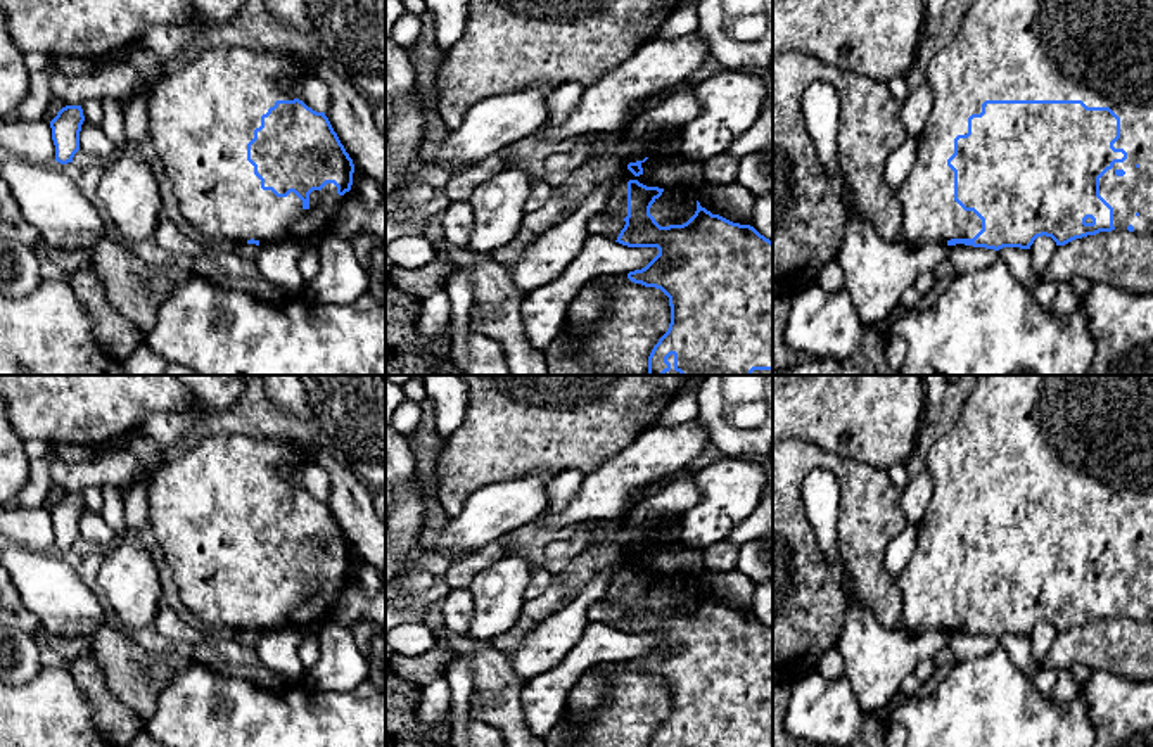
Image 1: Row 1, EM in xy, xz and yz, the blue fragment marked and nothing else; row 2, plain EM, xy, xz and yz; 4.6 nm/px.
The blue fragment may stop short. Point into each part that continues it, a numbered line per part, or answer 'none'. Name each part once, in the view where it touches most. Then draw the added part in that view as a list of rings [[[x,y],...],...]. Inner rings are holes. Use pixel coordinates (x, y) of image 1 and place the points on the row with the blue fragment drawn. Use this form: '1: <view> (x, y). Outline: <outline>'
1: yz (1100, 52). Outline: [[[973,0],[961,19],[956,36],[928,62],[927,83],[932,90],[932,109],[918,137],[914,166],[895,188],[902,211],[902,240],[906,244],[914,247],[927,242],[947,244],[951,239],[973,239],[982,230],[982,220],[954,201],[954,171],[947,166],[947,159],[954,154],[954,138],[968,133],[968,118],[980,114],[985,100],[1082,100],[1087,107],[1110,107],[1120,118],[1120,138],[1113,147],[1124,149],[1127,159],[1115,163],[1099,178],[1099,195],[1113,208],[1115,230],[1127,230],[1132,225],[1136,235],[1153,237],[1153,0]]]

